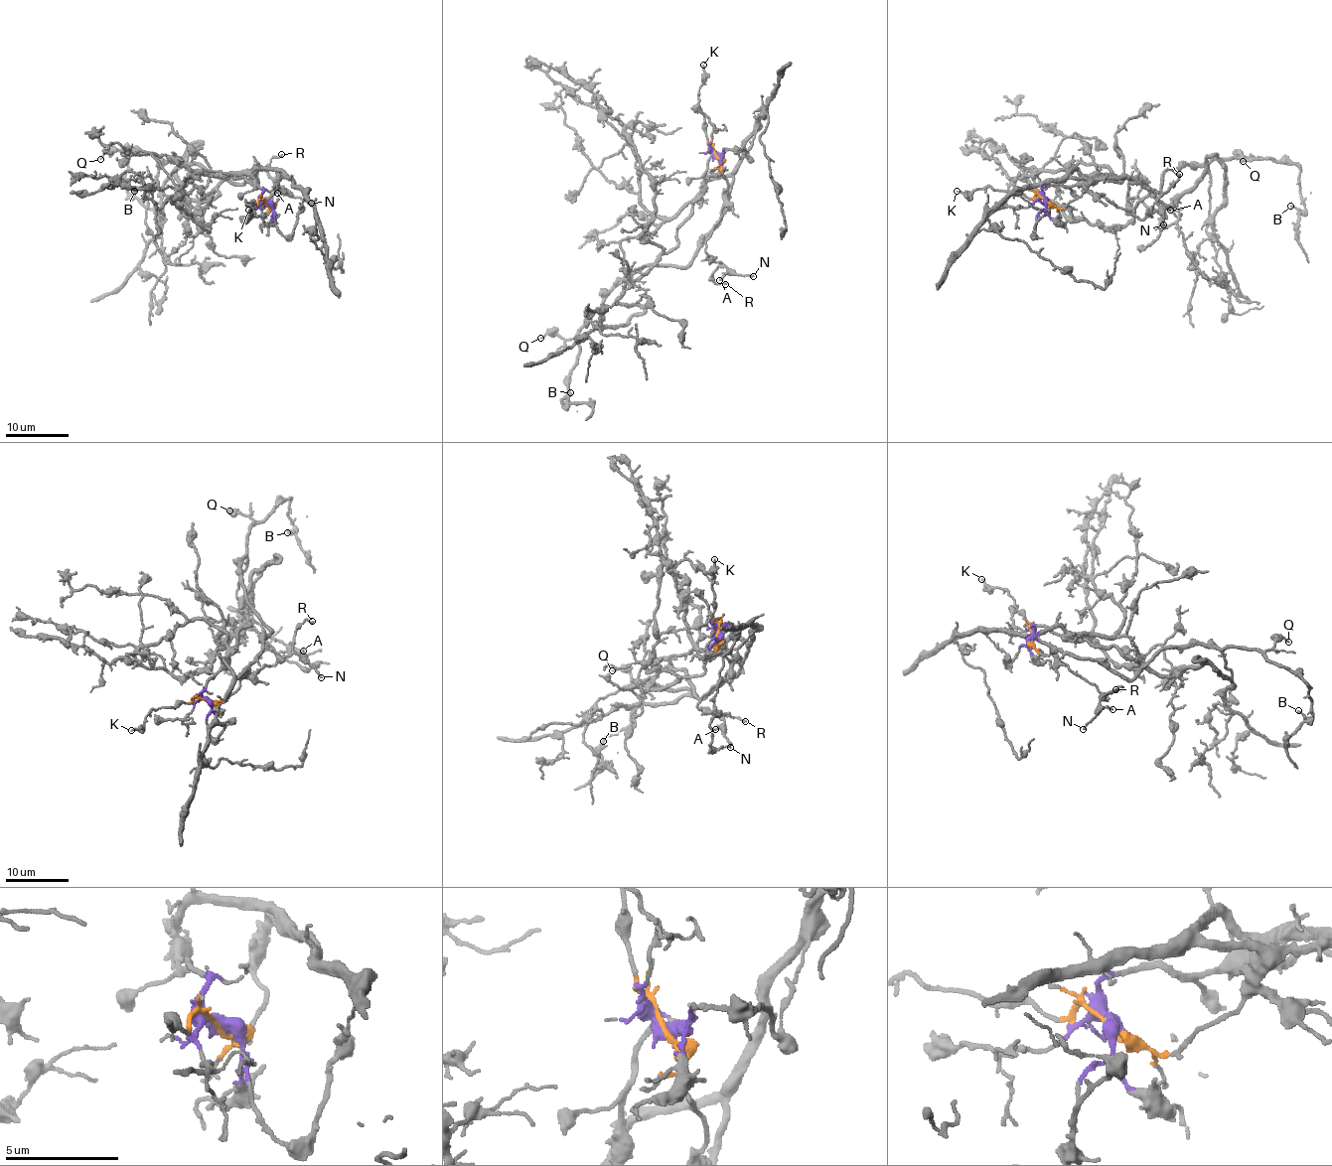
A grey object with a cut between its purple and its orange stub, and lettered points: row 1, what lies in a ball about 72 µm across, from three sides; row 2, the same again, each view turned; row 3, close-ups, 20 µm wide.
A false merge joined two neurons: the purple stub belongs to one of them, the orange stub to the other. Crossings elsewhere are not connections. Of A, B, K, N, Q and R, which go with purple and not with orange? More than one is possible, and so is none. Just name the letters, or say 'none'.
none

